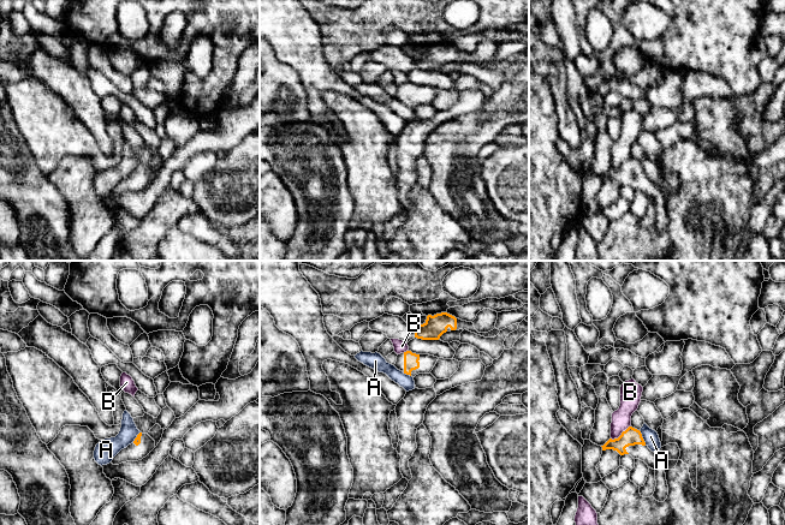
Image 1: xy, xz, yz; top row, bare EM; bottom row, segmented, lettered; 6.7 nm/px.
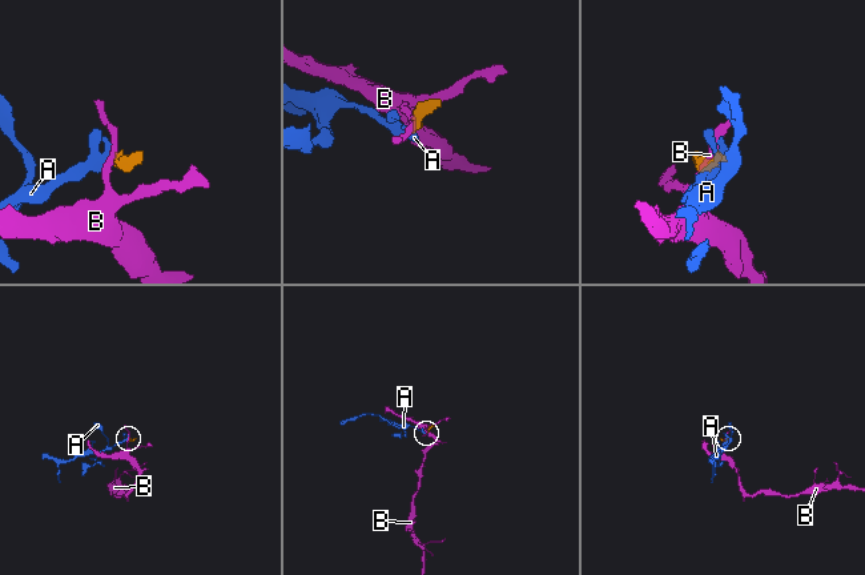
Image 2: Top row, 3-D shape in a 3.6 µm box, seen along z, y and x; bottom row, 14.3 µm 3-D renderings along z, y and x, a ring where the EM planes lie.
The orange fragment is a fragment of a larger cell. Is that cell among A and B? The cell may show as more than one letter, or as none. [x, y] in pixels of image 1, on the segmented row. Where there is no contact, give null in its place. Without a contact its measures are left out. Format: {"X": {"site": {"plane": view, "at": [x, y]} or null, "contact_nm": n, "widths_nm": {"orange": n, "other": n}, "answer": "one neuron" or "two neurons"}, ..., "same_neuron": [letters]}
{"A": {"site": {"plane": "yz", "at": [642, 437]}, "contact_nm": 120, "widths_nm": {"orange": 120, "other": 100}, "answer": "two neurons"}, "B": {"site": {"plane": "yz", "at": [622, 434]}, "contact_nm": 160, "widths_nm": {"orange": 120, "other": 140}, "answer": "two neurons"}, "same_neuron": []}

